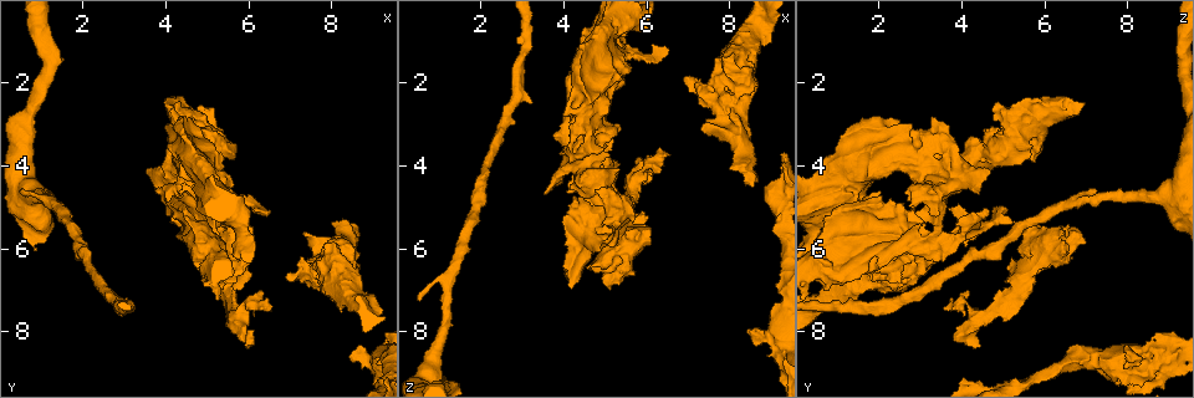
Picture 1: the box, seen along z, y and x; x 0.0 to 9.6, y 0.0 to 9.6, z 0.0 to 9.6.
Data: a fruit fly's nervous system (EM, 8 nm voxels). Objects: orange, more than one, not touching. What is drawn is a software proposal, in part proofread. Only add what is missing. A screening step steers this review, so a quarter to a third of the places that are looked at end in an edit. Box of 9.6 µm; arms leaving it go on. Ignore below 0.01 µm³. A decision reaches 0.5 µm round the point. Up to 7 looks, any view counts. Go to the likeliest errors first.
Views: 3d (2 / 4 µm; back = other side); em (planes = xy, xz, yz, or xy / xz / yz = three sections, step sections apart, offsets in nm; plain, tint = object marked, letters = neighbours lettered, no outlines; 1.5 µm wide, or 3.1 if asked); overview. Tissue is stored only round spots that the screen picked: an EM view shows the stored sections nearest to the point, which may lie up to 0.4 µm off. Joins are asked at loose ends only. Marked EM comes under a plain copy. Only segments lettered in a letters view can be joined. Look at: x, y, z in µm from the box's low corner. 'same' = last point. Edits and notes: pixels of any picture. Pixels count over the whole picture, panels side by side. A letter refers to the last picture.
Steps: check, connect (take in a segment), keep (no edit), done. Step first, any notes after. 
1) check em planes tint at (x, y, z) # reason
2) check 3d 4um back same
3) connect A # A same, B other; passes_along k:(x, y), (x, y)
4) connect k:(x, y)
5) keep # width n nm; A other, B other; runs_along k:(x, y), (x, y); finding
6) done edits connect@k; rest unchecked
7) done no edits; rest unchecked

check em xz step 4 tint at (4.65, 5.80, 6.40) # branch stops here

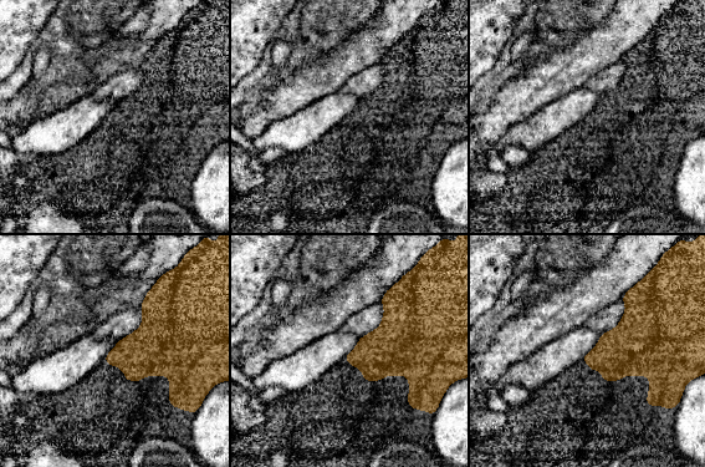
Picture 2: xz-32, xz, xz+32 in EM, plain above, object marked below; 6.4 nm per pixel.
check em xz step 4 letters same

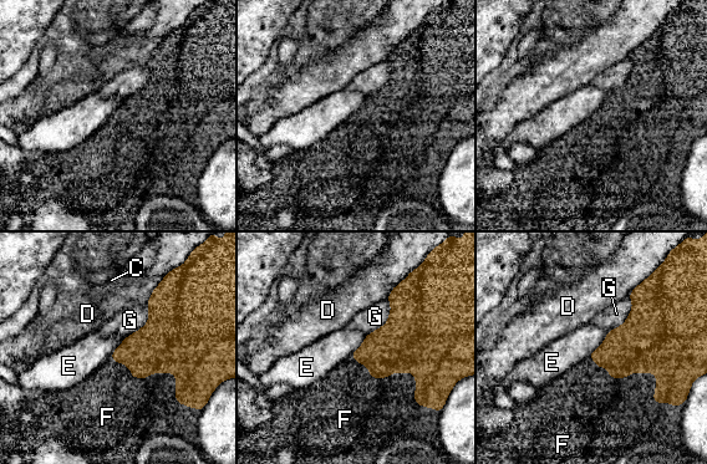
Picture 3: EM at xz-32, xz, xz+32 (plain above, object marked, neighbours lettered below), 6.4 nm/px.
keep # C other, D other, E other, F other, G other; border 3:(387, 299), (388, 319), (366, 335); no lettered segment goes on from it

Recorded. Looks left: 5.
check 3d 2um at (6.85, 6.70, 1.85) # branch stops here

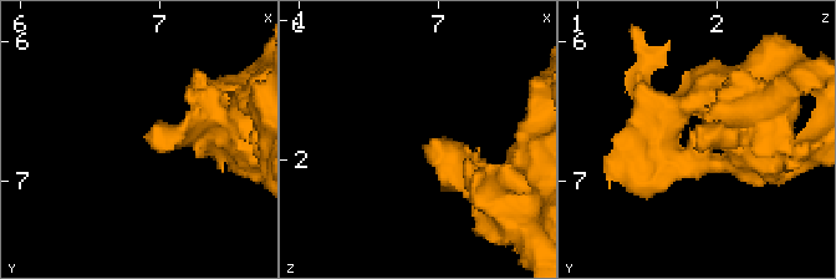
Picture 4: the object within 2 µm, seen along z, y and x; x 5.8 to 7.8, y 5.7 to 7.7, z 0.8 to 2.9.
check em planes letters at (6.90, 6.68, 1.88) # now the EM

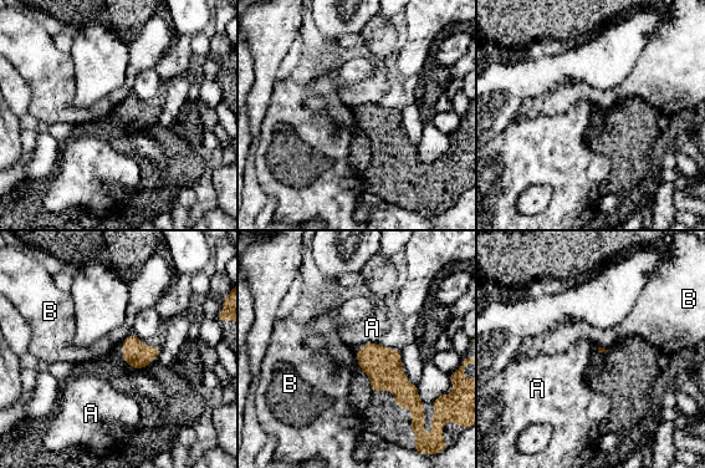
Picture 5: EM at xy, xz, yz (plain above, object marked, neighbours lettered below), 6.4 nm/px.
keep # A other, B other; border 5:(354, 352), (358, 365); no lettered segment goes on from it

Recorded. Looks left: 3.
check 3d 2um back at (4.15, 2.45, 6.90)

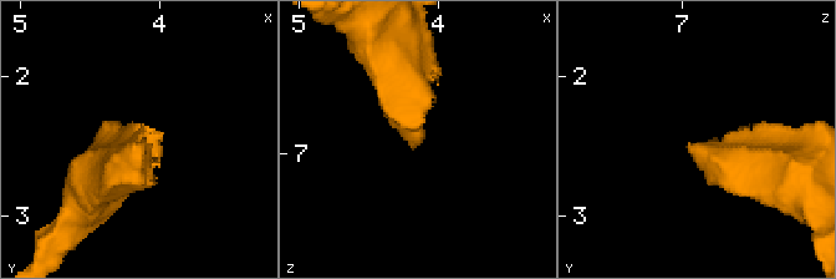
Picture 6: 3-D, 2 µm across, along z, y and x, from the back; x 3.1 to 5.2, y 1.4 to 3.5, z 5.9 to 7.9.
check em yz step 4 tint at (4.16, 2.48, 6.94) # need the tissue

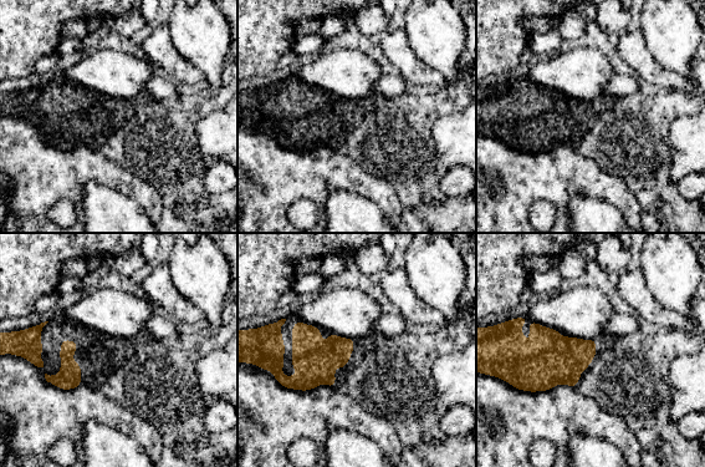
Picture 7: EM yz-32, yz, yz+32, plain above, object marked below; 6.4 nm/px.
check em planes letters same # cut it another way

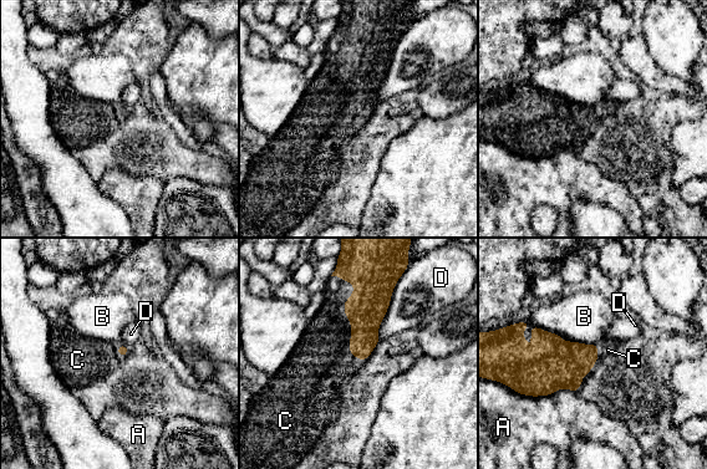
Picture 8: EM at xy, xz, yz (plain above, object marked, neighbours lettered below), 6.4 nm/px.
connect C # A other, B other, C same, D other; the neuron continues

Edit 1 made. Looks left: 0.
done edits connect@8; rest unchecked

